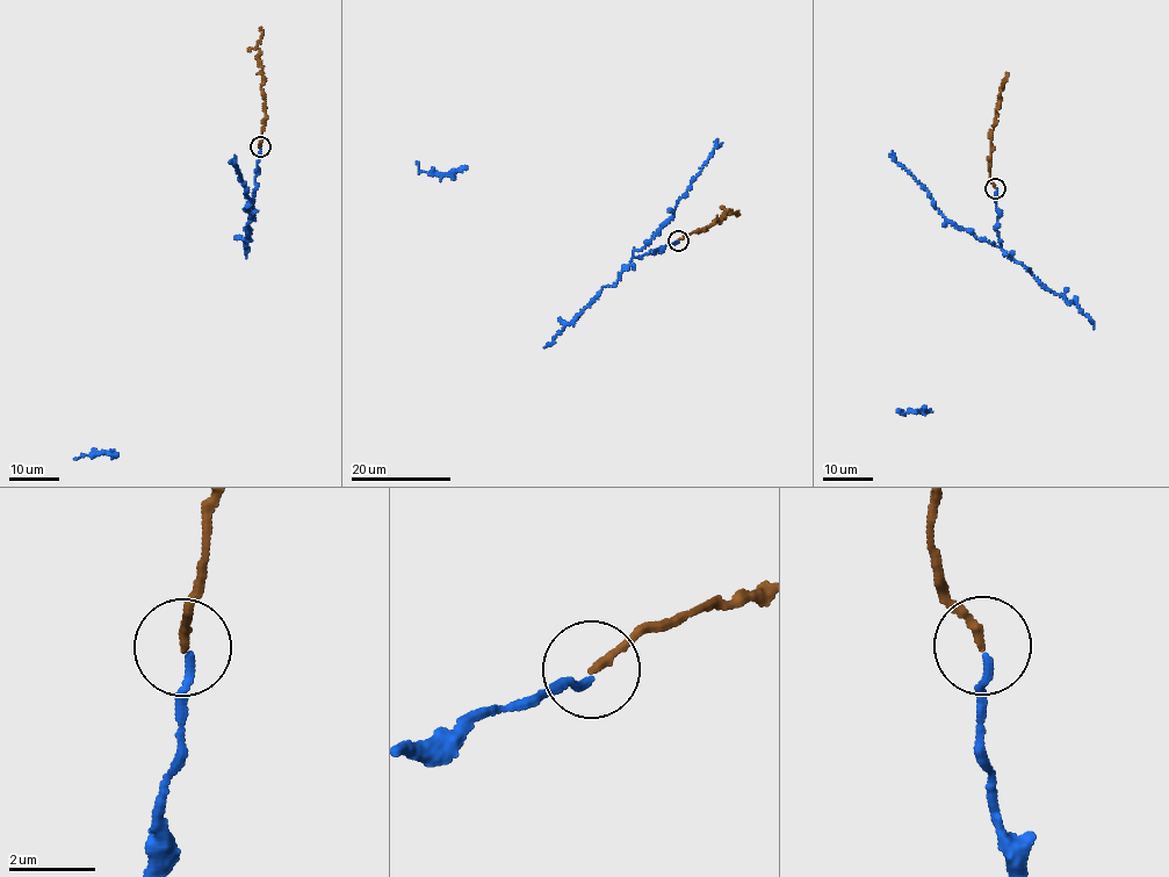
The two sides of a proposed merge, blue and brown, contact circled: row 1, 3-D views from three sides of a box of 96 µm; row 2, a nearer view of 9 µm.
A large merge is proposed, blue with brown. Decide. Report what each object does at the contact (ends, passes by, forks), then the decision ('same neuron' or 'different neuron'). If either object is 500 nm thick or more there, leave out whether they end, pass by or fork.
blue ends; brown ends; same neuron

